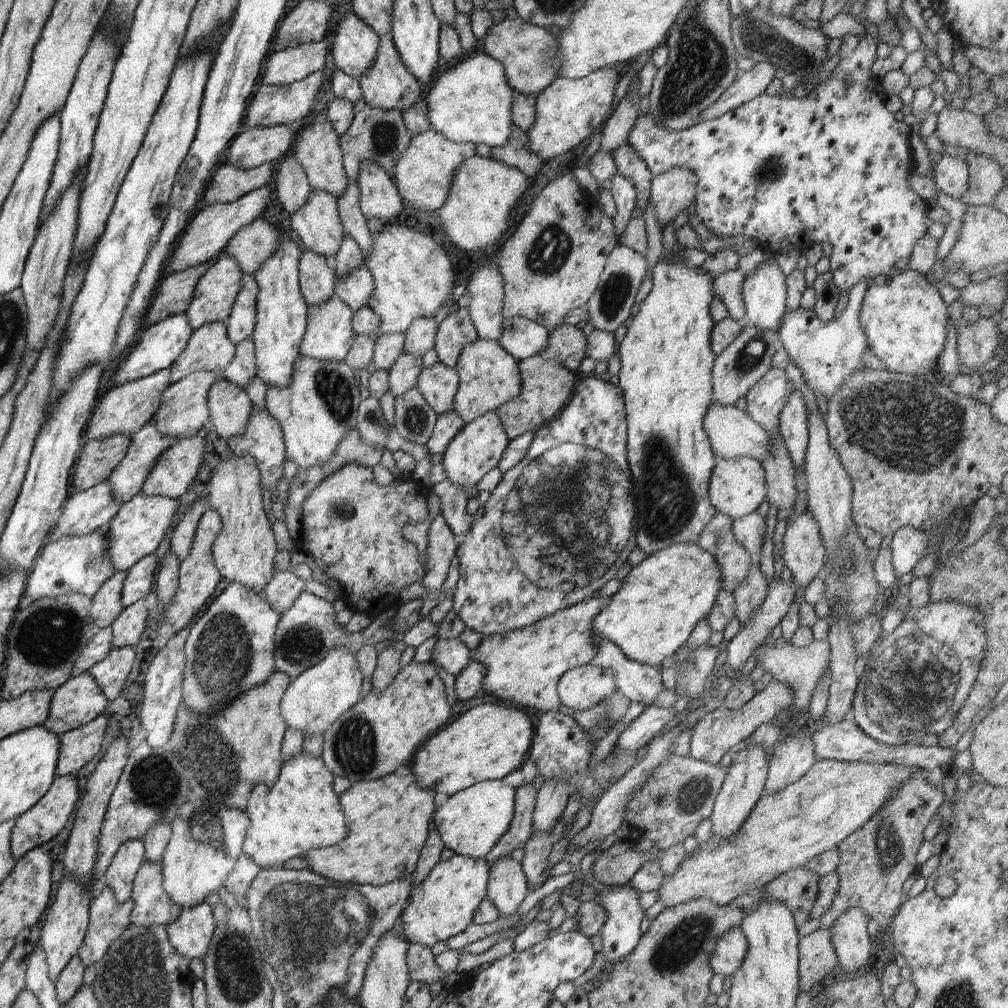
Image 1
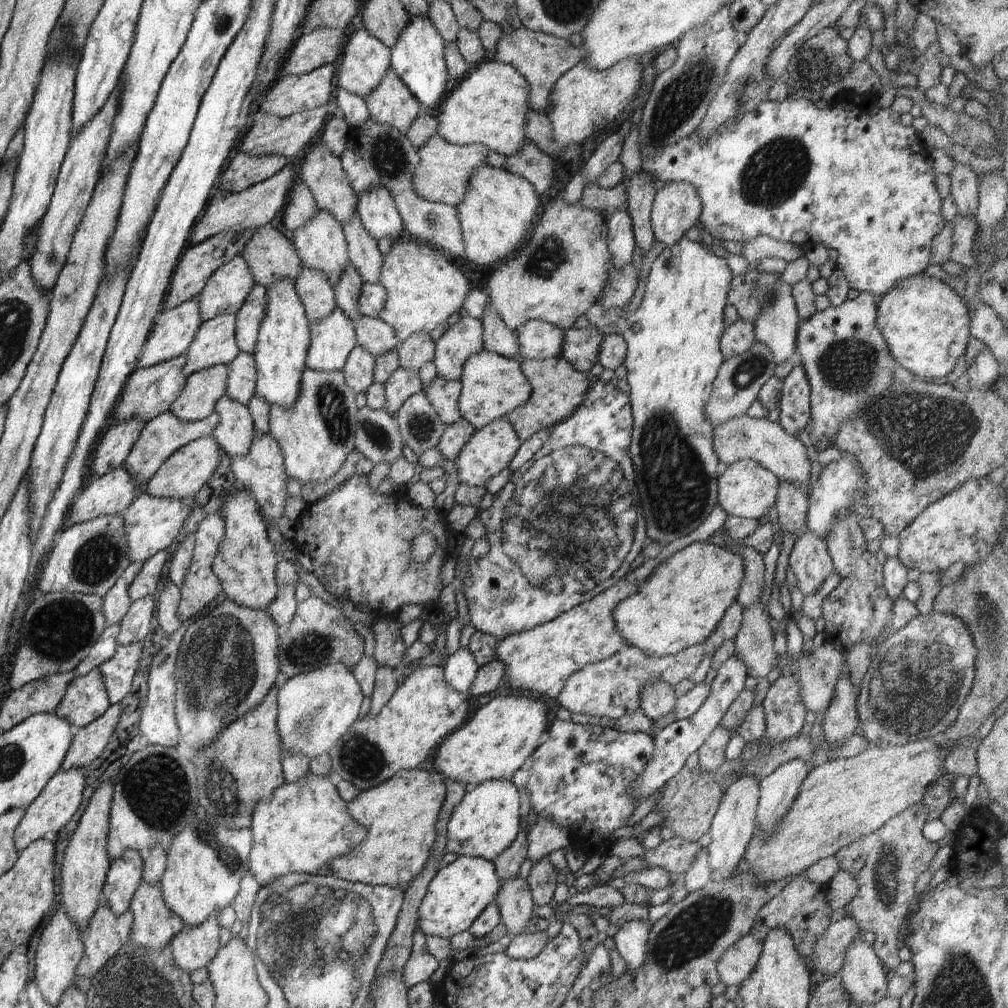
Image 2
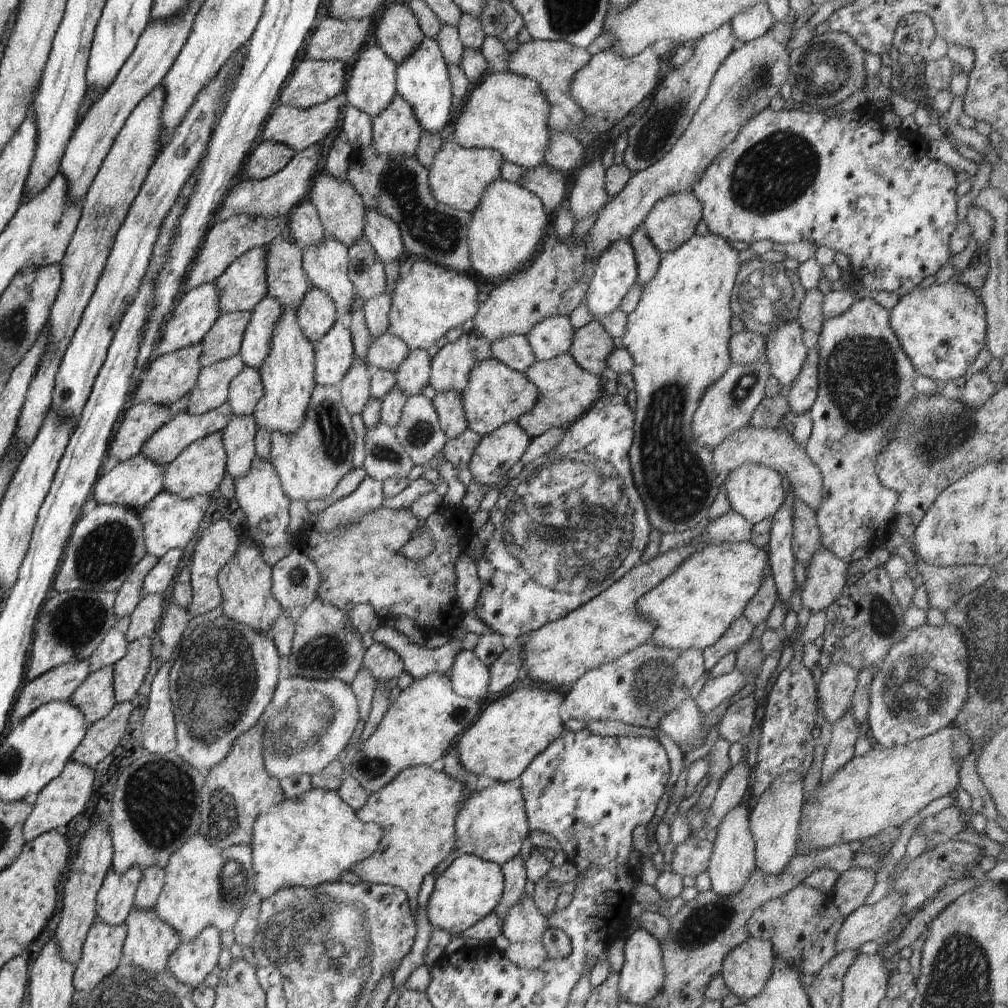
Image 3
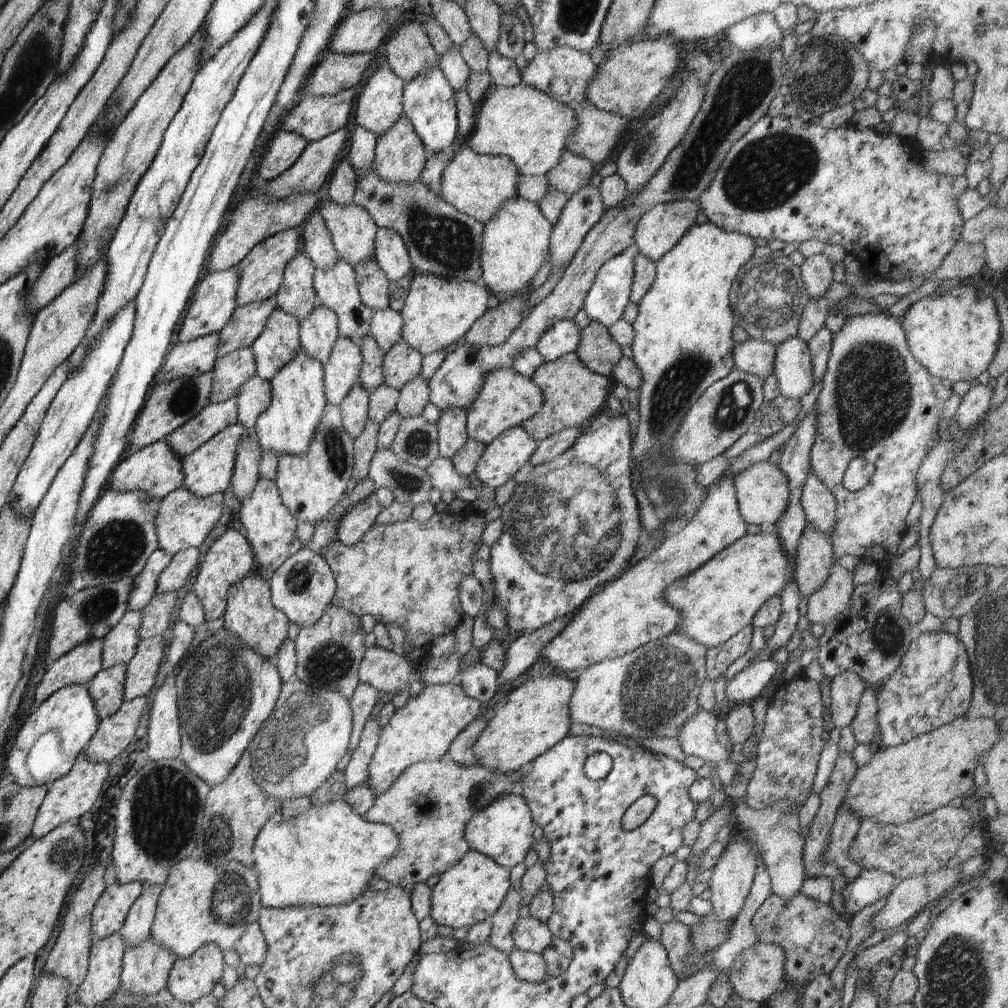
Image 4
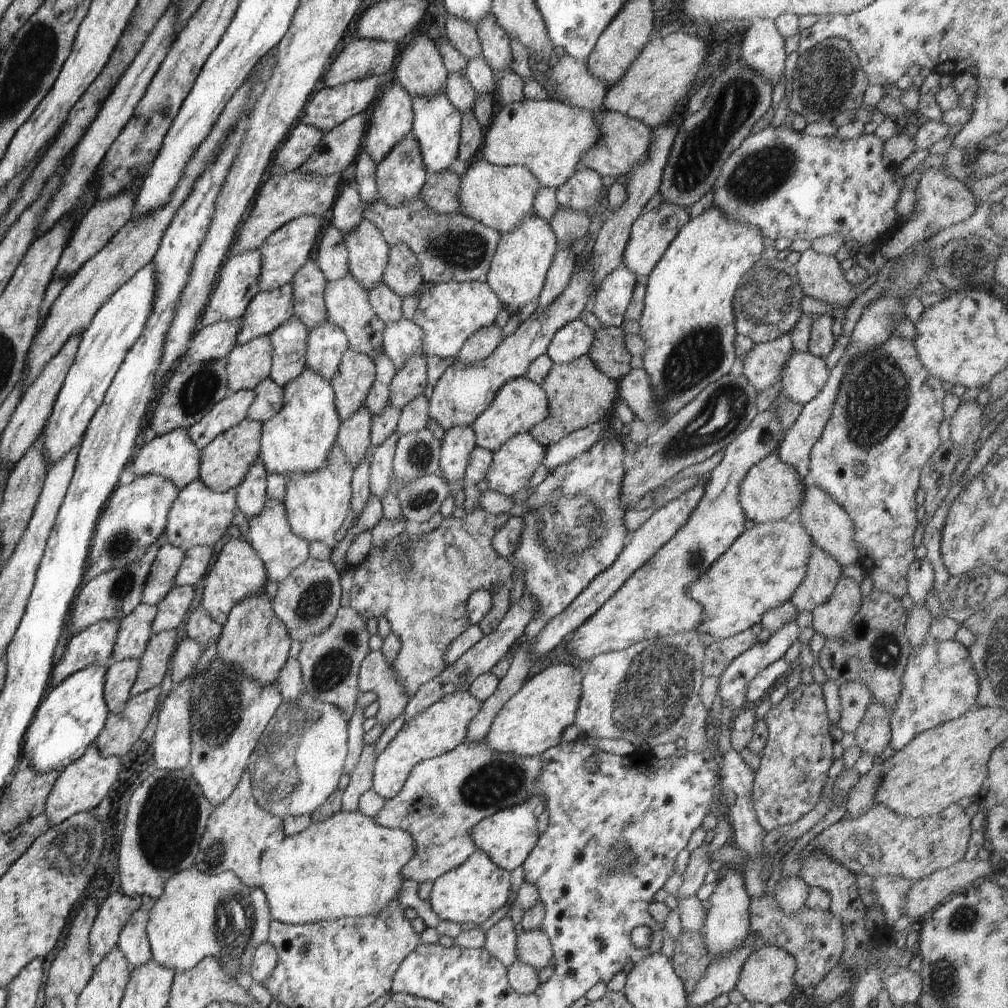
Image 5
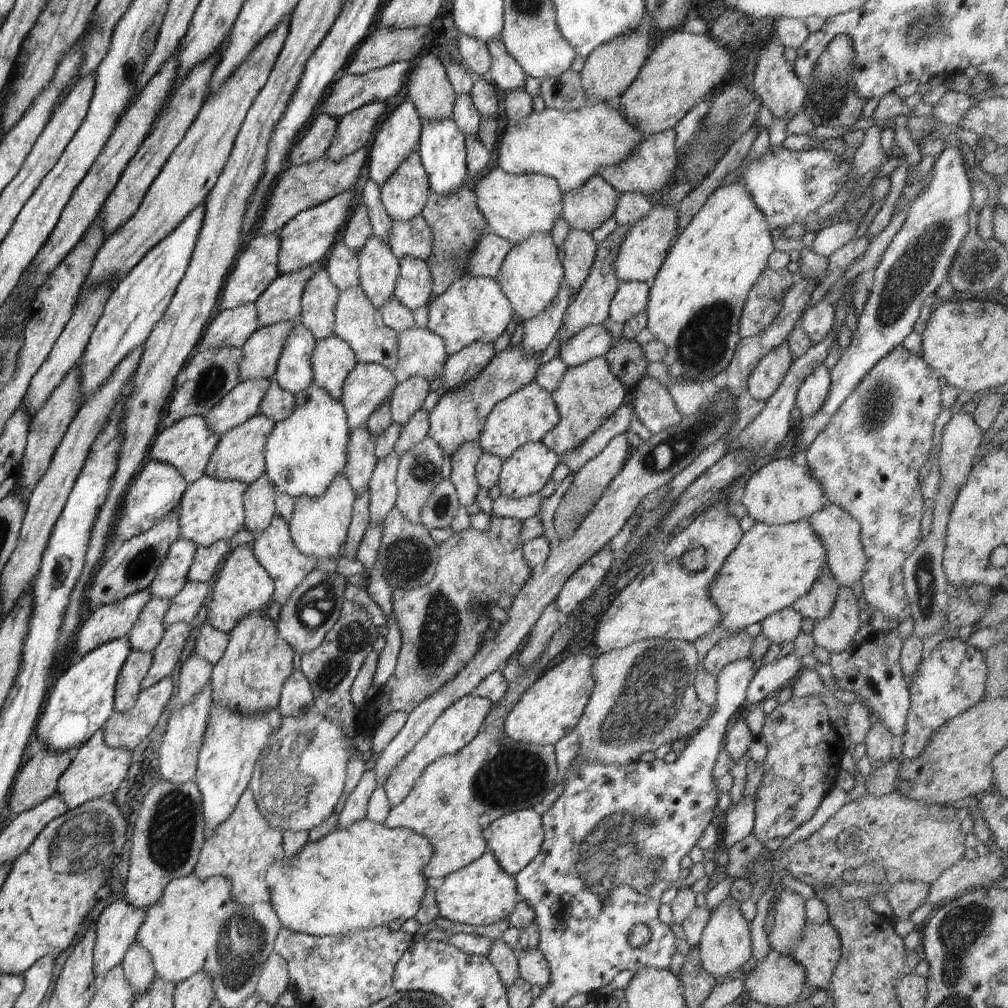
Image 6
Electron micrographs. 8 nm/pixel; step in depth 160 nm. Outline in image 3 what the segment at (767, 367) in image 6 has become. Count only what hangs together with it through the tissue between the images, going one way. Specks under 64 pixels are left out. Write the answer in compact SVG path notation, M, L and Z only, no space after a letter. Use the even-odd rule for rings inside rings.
M750 329L733 334L729 340L729 355L734 364L751 365L760 357L765 357L765 338Z

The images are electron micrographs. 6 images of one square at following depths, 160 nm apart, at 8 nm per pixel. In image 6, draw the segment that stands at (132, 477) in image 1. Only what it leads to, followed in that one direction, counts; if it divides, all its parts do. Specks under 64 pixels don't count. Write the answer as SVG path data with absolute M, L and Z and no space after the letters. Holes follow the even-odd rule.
M270 380L239 382L203 416L210 430L222 436L232 427L245 423L251 416L258 415L261 400L270 386Z

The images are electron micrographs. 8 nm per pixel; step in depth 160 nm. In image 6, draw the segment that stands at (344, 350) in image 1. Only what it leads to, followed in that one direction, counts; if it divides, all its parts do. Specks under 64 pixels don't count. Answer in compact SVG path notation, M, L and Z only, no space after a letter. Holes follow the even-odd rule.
M357 361L342 385L341 403L348 426L351 429L364 427L374 409L389 400L397 384L390 369Z

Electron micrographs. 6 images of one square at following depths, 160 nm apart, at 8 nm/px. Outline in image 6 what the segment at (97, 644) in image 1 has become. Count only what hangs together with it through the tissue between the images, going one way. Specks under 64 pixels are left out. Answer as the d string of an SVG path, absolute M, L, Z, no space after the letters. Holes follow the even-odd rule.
M151 598L146 603L138 620L127 634L127 641L132 651L151 653L158 646L166 628L163 618L169 606L168 599Z

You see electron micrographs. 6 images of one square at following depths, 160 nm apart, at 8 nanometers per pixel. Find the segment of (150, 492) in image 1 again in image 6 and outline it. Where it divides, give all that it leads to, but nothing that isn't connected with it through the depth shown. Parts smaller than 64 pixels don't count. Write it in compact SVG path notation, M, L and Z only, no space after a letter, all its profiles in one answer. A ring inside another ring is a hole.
M264 415L251 416L245 423L232 427L220 436L214 452L210 455L205 474L223 481L242 481L251 485L265 472L263 448L274 422Z

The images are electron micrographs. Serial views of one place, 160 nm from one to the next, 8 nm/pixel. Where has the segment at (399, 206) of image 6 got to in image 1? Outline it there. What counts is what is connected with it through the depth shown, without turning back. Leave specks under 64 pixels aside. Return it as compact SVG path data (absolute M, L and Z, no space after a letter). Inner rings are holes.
M391 35L380 38L378 56L376 56L372 68L366 72L366 76L360 76L359 84L365 104L380 108L380 110L394 110L394 112L400 112L400 114L408 112L414 106L415 99L425 92L416 82L414 76L406 70L406 66L402 64L402 60L400 60L400 56L394 48Z

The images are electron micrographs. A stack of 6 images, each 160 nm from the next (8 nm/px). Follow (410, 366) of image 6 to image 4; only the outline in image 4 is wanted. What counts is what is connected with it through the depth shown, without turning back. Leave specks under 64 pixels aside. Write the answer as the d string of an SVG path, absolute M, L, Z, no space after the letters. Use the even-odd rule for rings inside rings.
M390 306L382 310L373 309L371 334L384 352L388 352L395 344L403 342L402 327L402 316Z

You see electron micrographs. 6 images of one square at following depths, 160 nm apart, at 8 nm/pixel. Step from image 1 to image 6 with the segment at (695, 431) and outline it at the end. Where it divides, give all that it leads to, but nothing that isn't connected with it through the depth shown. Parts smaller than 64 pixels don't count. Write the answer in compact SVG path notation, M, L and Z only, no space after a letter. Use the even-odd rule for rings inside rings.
M736 181L717 188L694 215L679 237L674 240L666 258L649 288L647 327L654 338L665 344L663 362L669 377L701 383L727 370L735 353L739 320L748 291L767 267L770 253L776 250L766 217L756 208L751 194Z

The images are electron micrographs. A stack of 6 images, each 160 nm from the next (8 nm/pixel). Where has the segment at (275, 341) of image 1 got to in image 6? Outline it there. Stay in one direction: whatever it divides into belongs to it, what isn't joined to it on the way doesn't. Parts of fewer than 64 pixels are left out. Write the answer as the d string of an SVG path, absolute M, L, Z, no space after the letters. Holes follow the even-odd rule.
M312 383L308 388L301 390L295 396L295 407L291 415L272 427L265 440L263 448L265 458L265 473L274 483L276 491L282 491L293 499L299 496L310 498L321 497L334 480L334 477L343 470L347 461L347 446L349 432L347 416L339 400L333 399L326 389Z

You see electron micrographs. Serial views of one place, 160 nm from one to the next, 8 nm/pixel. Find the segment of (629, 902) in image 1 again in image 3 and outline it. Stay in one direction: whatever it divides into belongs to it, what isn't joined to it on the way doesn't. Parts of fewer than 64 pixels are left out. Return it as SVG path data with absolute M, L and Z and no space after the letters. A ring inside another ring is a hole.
M633 927L629 936L625 937L624 963L619 972L619 991L623 1000L629 1003L647 1006L649 1000L661 990L665 972L662 964L660 942L644 929Z

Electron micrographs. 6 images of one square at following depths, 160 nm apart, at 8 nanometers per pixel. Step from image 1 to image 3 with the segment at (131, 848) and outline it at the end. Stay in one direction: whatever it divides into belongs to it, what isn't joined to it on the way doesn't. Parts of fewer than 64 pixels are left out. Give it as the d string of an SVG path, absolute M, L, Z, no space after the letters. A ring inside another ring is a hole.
M130 867L122 874L111 868L106 873L97 892L96 914L100 920L110 926L125 922L130 910L135 906L135 892L142 875L140 867Z

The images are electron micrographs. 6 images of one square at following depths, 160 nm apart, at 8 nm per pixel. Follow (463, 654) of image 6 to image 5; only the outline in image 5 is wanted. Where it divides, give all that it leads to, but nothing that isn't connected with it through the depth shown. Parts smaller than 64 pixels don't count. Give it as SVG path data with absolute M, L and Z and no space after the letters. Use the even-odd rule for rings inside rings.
M478 508L473 513L467 513L463 518L454 517L443 517L441 524L437 529L431 530L427 533L410 533L405 530L400 533L397 537L387 540L378 546L373 546L368 552L366 560L362 564L357 564L356 566L348 565L346 563L339 566L338 572L340 575L341 589L341 606L353 608L365 621L370 618L386 617L391 626L391 631L400 639L401 649L399 650L398 656L393 660L393 667L395 670L396 680L404 687L405 693L408 694L409 698L415 695L415 692L428 681L434 680L437 676L440 676L444 669L447 667L444 663L444 653L446 649L454 640L458 638L462 632L464 632L470 625L470 619L468 618L468 613L466 610L466 603L468 597L475 590L487 591L493 590L494 587L499 587L500 585L508 586L510 588L512 584L513 566L510 560L505 557L501 557L495 550L492 544L492 539L494 533L510 518L508 513L500 513L499 515L491 515L489 512L484 512L482 509ZM401 547L407 549L407 556L409 557L409 563L402 566L401 562L397 557L401 554Z

